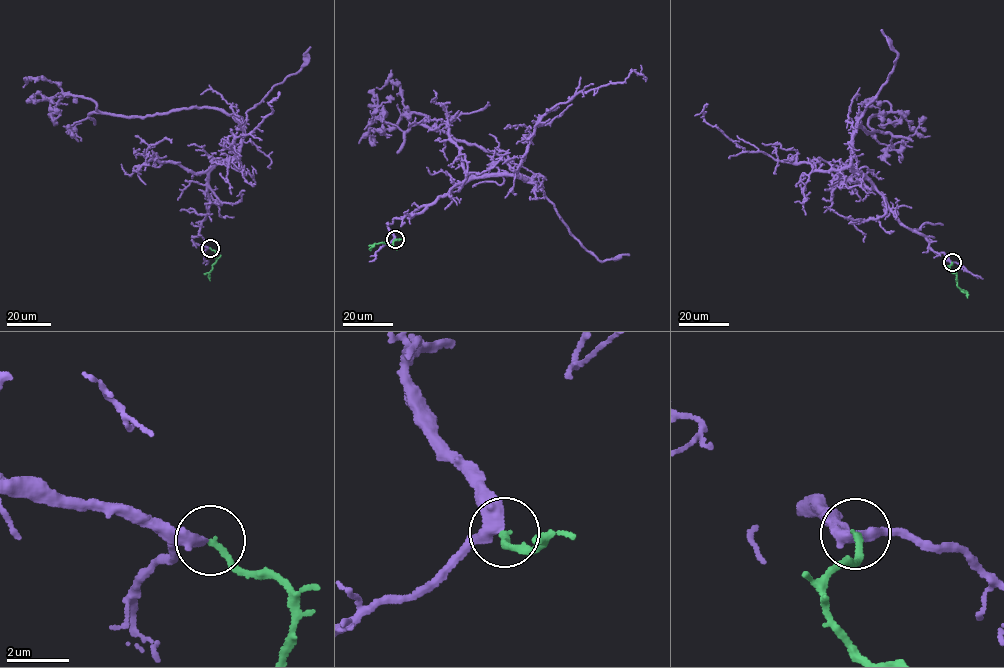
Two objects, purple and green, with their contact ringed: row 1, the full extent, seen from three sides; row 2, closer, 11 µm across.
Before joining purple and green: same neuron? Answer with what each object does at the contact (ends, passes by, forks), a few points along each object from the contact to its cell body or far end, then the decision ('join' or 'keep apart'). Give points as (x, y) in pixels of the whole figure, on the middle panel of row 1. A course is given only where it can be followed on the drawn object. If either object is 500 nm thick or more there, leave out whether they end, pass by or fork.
purple passes by | green ends | purple via (396, 238), (394, 218), (473, 178), (536, 184), (430, 129), (424, 114), (368, 132), (391, 96) | green via (396, 239), (398, 240), (391, 245), (380, 242), (368, 249) | join

